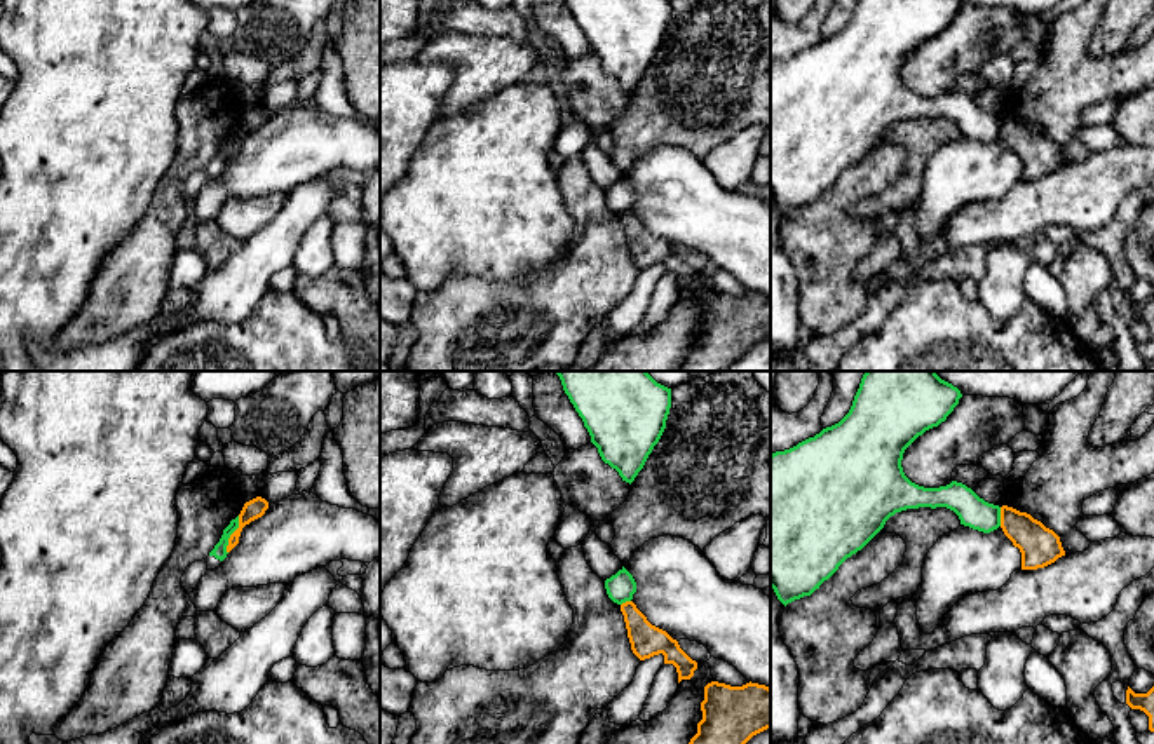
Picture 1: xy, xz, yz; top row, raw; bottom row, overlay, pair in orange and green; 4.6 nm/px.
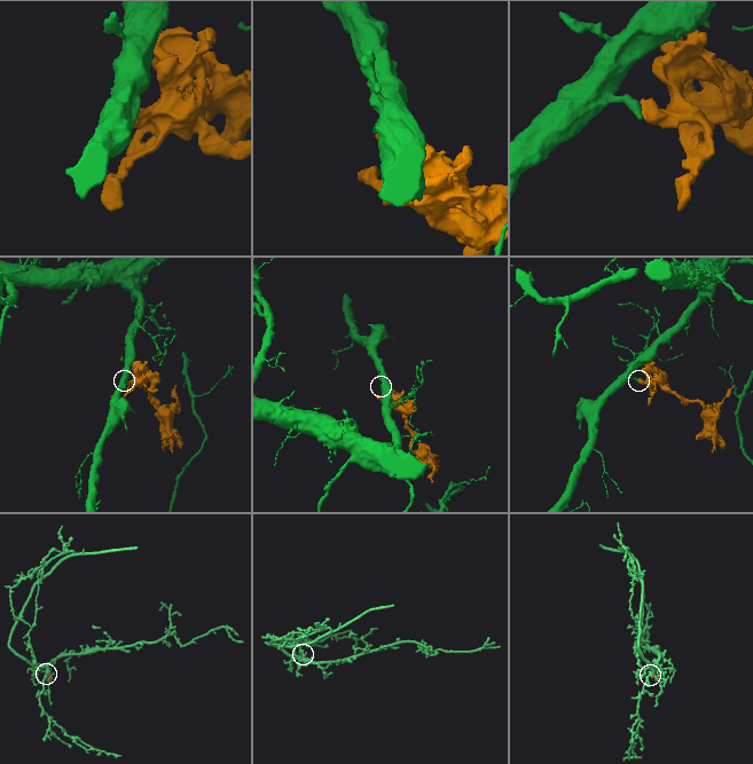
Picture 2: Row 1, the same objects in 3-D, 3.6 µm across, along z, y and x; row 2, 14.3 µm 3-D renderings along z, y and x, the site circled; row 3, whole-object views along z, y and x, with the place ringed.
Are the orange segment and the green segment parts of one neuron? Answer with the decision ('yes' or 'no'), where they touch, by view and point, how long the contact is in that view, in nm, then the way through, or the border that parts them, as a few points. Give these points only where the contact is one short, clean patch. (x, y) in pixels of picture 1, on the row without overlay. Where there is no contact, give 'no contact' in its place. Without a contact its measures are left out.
no; contact xy (230, 145); length 190 nm; border xy (239, 126), (239, 136), (227, 150), (227, 162)

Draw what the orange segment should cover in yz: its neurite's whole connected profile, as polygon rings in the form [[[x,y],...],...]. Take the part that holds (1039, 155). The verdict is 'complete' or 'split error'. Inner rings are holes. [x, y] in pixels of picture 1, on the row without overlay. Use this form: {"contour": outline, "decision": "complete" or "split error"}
{"contour": [[[1001,117],[1001,138],[1022,162],[1022,179],[1037,179],[1065,166],[1060,146],[1041,131],[1013,117]]], "decision": "complete"}

